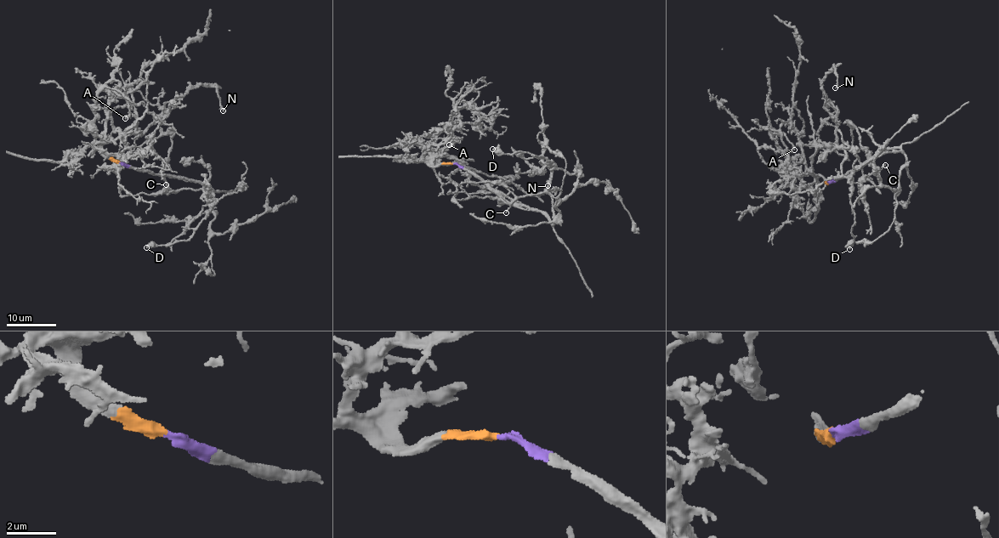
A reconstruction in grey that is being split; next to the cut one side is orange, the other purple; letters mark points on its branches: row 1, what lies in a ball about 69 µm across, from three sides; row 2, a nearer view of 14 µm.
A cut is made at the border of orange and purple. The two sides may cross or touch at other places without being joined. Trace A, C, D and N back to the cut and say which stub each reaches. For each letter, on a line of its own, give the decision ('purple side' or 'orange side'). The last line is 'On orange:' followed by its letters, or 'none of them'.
A: orange side
C: purple side
D: purple side
N: orange side
On orange: A, N

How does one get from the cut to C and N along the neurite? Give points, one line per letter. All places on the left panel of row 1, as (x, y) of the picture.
C: (120, 162), (163, 176), (169, 189), (166, 184)
N: (120, 162), (103, 144), (143, 133), (167, 101), (190, 89), (213, 86), (222, 110)

